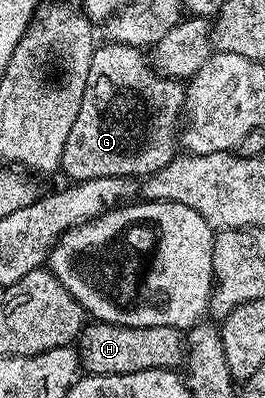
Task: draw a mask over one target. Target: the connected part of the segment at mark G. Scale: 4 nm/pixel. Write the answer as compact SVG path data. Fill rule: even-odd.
M105 41L98 46L91 57L91 69L87 73L87 85L83 89L83 105L79 105L79 117L75 117L75 125L71 125L71 133L67 136L67 145L63 145L63 157L60 170L65 171L66 180L82 183L88 179L99 177L148 177L154 172L166 167L179 151L179 120L185 109L186 84L180 79L169 79L166 75L158 75L152 62L147 58L146 52L139 47L132 47L123 43Z

